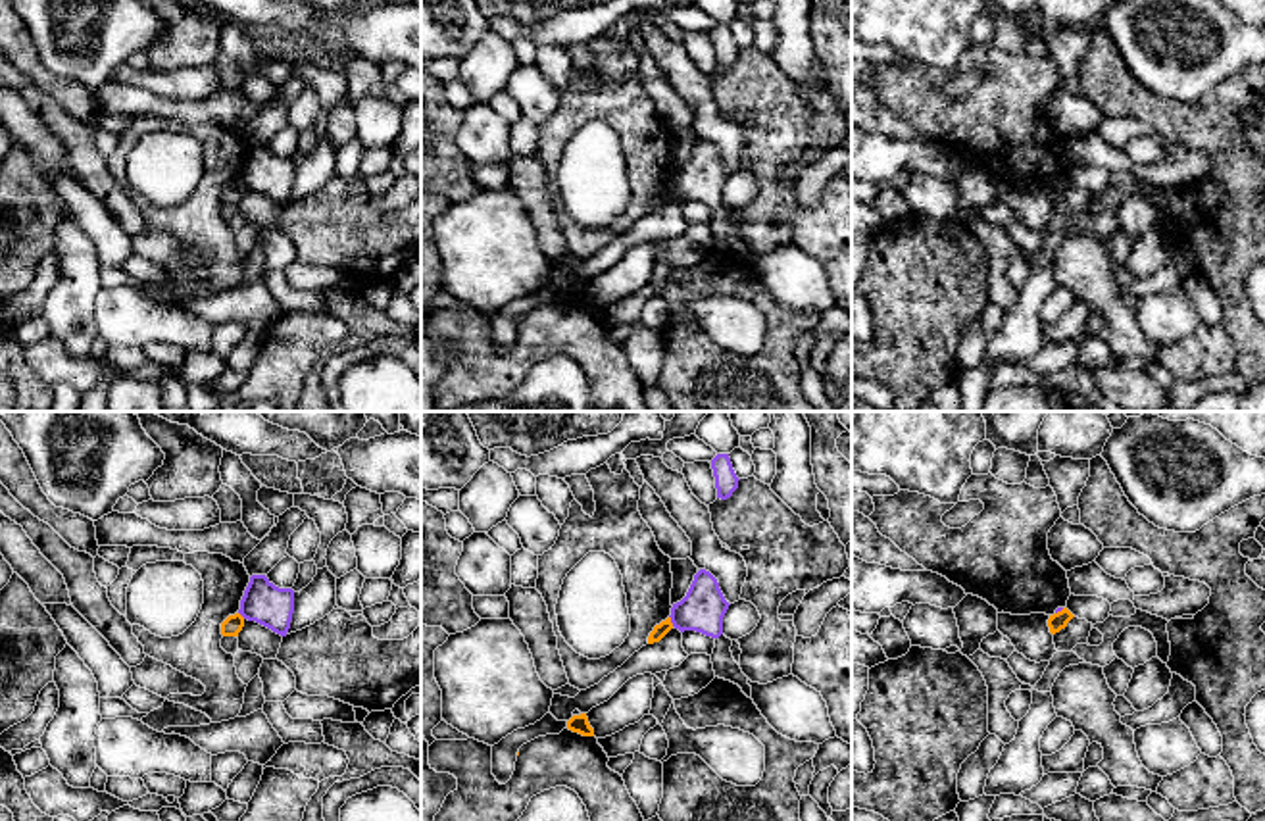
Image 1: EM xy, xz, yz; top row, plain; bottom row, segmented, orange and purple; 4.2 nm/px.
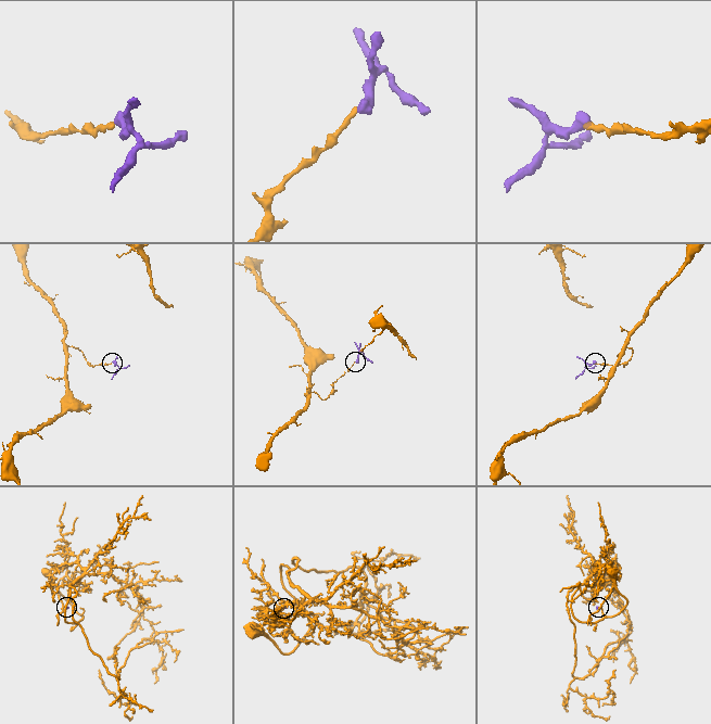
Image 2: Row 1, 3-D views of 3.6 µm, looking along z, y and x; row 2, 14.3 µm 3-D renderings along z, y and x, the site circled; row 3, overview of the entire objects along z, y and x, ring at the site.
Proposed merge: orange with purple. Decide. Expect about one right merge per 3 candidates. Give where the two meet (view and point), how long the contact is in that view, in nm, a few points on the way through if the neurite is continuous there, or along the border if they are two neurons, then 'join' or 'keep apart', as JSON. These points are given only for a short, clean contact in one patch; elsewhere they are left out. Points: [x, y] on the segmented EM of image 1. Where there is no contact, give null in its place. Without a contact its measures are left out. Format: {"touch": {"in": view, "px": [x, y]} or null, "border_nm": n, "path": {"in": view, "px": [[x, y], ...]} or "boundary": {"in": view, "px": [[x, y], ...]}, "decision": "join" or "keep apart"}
{"touch": {"in": "xz", "px": [669, 621]}, "border_nm": 50, "boundary": {"in": "xz", "px": [[669, 616], [673, 625]]}, "decision": "keep apart"}

